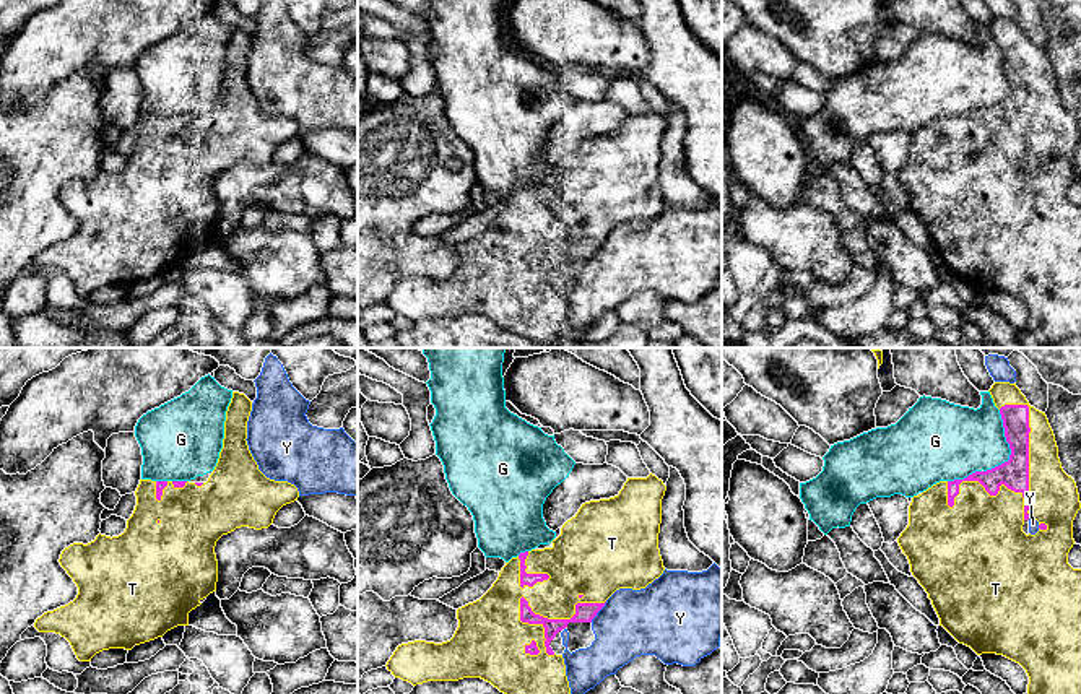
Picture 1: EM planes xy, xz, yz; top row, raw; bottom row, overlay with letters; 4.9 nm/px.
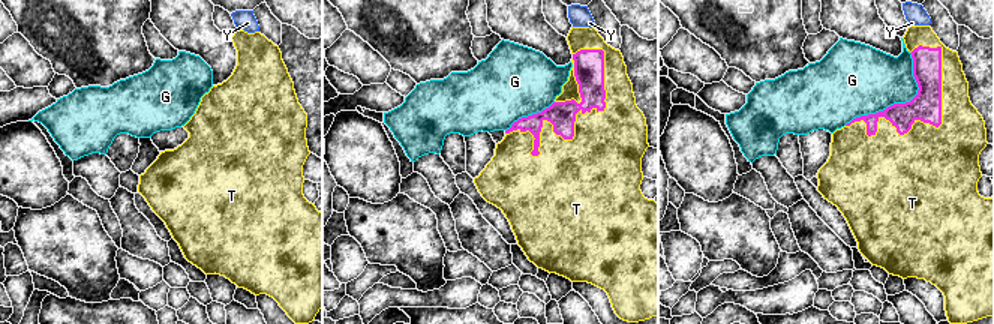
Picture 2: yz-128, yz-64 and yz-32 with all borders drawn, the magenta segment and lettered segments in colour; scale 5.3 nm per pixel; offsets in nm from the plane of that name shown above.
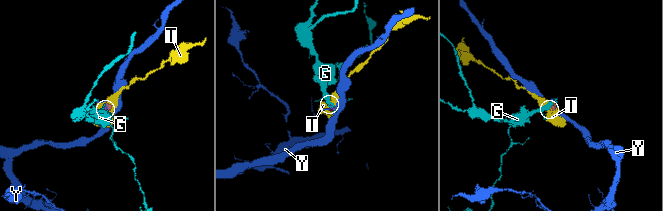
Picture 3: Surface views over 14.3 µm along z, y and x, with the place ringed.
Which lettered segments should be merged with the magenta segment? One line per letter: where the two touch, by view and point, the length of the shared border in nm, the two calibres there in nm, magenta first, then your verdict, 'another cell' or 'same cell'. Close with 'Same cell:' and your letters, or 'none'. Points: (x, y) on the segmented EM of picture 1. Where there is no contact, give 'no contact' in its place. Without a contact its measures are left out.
G: yz (1010, 447) | 320 nm | 140/340 nm | another cell
T: yz (1028, 509) | 650 nm | 140/380 nm | same cell
Y: xz (599, 610) | 130 nm | 100/320 nm | another cell
Same cell: T

